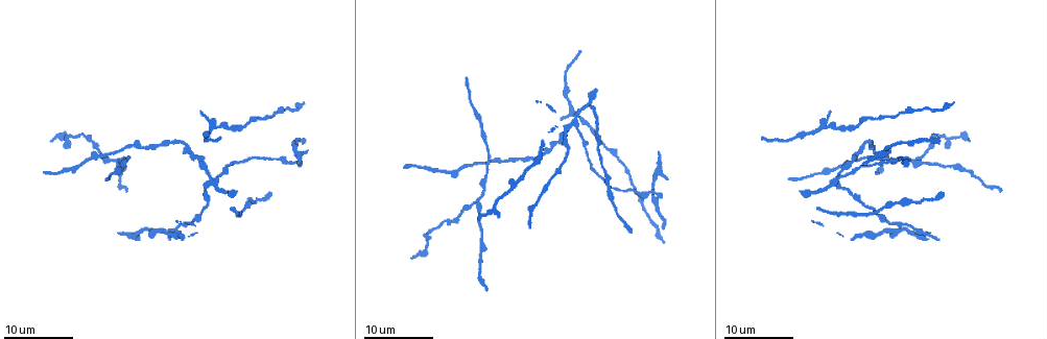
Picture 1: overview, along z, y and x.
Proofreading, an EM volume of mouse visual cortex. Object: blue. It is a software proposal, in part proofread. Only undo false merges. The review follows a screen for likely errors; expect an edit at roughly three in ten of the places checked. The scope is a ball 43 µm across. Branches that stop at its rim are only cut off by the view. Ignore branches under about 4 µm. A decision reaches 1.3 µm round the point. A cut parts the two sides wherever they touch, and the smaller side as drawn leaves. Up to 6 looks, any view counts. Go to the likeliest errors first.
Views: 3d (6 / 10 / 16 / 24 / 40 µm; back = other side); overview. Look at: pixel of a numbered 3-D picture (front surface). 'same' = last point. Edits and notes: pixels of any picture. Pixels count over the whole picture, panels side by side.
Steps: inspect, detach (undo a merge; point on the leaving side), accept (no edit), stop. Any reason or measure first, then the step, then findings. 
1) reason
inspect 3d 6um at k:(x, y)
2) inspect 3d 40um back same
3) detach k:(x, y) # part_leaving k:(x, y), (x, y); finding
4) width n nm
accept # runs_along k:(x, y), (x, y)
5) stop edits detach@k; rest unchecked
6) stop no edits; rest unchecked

looks like a crossing
inspect 3d 16um at 1:(114, 161)

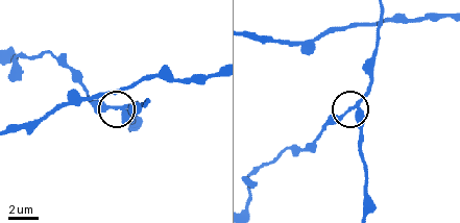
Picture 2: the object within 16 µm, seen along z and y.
closer look
inspect 3d 10um at 2:(116, 109)

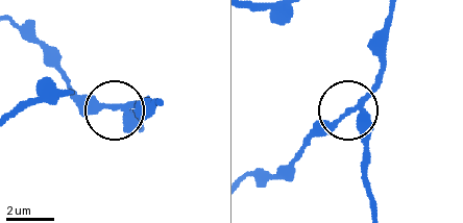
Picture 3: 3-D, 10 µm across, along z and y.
inspect 3d 10um back at 3:(117, 108)

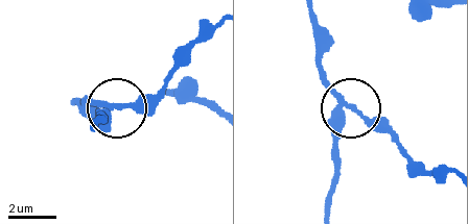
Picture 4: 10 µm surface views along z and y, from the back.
accept # runs_along 4:(308, 10), (319, 71), (349, 106), (338, 137), (338, 164); one cell here

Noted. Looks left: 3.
inspect 3d 16um at 1:(483, 163)

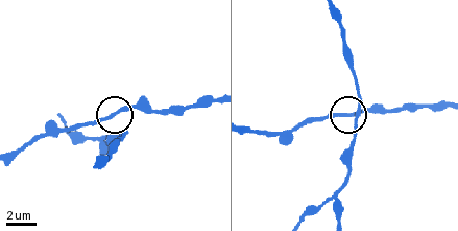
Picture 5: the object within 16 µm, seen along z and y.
closer look
inspect 3d 6um at 5:(347, 115)

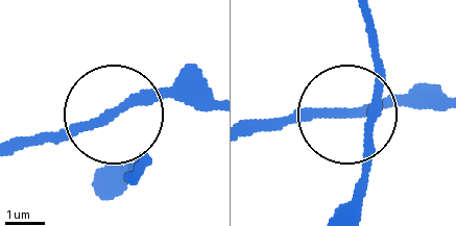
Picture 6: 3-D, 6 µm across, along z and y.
from behind
inspect 3d 6um back at 6:(109, 117)

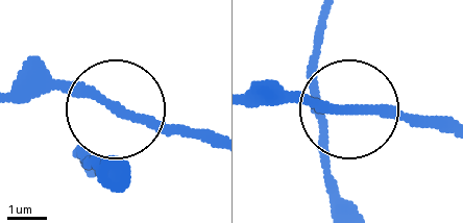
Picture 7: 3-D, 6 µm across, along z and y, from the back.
arms 3
accept # continuous, no second cell

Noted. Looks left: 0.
stop no edits; rest unchecked

